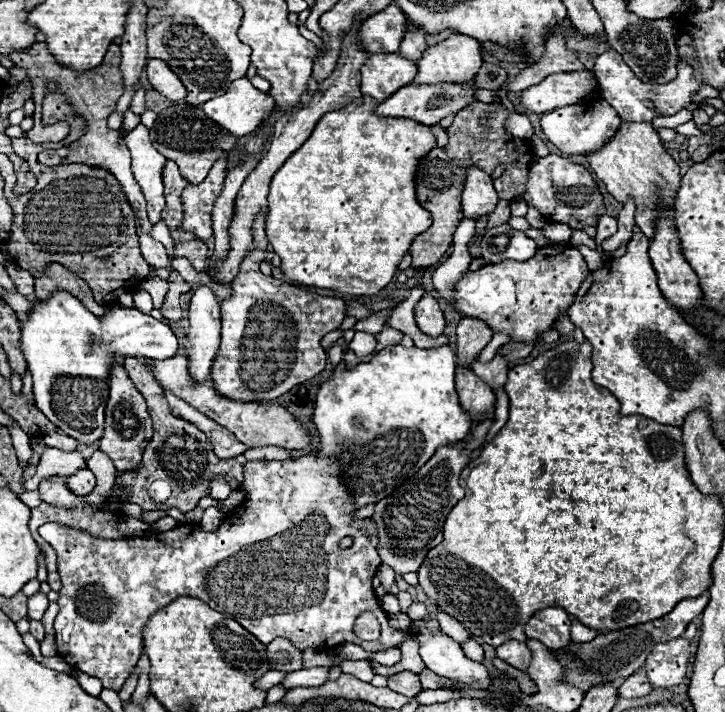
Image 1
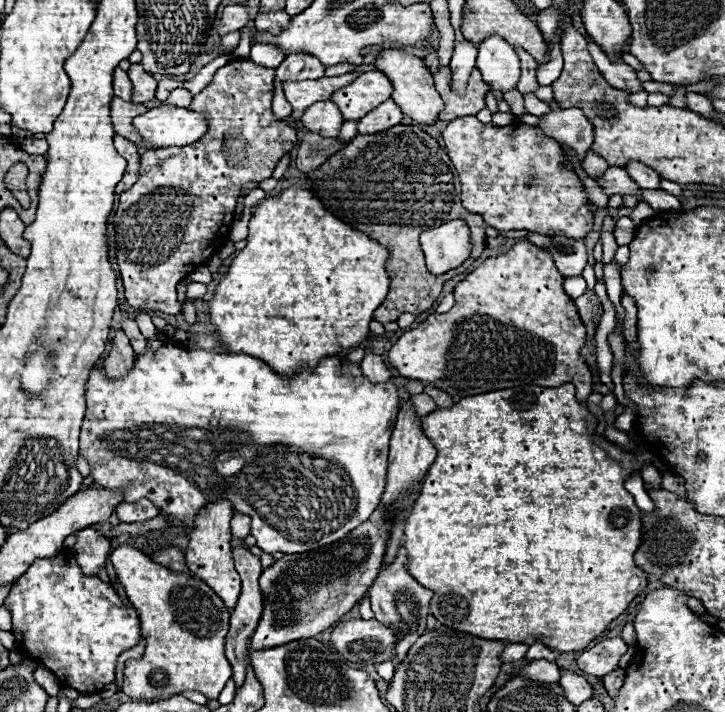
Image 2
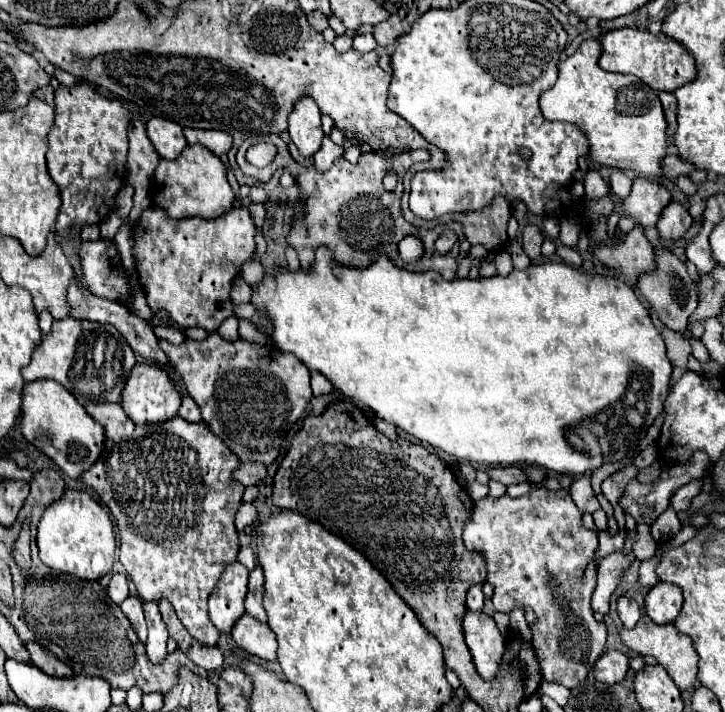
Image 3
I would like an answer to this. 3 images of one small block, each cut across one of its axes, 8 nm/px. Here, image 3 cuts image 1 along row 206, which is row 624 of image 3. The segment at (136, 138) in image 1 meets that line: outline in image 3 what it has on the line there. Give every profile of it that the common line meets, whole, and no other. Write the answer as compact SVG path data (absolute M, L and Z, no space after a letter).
M144 602L144 614L148 624L148 640L146 640L146 654L152 664L160 664L166 658L166 642L168 642L168 630L162 622L162 616L158 612L156 602Z

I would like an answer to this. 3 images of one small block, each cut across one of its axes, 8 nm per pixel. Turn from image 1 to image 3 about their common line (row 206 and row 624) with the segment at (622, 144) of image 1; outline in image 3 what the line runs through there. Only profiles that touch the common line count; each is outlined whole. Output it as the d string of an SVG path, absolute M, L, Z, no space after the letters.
M642 614L638 624L632 628L632 630L622 630L622 642L632 648L634 652L638 654L644 654L644 656L654 656L656 662L660 666L666 668L666 672L670 674L670 678L676 682L676 686L680 690L688 690L688 688L694 688L696 684L696 662L698 662L698 656L696 656L696 650L692 646L692 640L690 636L684 636L680 630L674 628L674 624L666 624L666 626L660 626L656 622L650 620L650 616Z

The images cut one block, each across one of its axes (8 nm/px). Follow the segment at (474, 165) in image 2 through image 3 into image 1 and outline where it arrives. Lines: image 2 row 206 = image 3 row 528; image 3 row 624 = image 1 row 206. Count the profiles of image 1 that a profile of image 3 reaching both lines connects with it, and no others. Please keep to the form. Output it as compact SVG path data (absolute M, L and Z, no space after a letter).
M556 154L538 158L536 168L530 170L530 180L526 184L524 200L536 210L540 210L540 214L546 216L548 220L568 224L572 230L584 230L588 226L596 226L598 218L606 212L594 176L584 166L568 162L566 158Z

